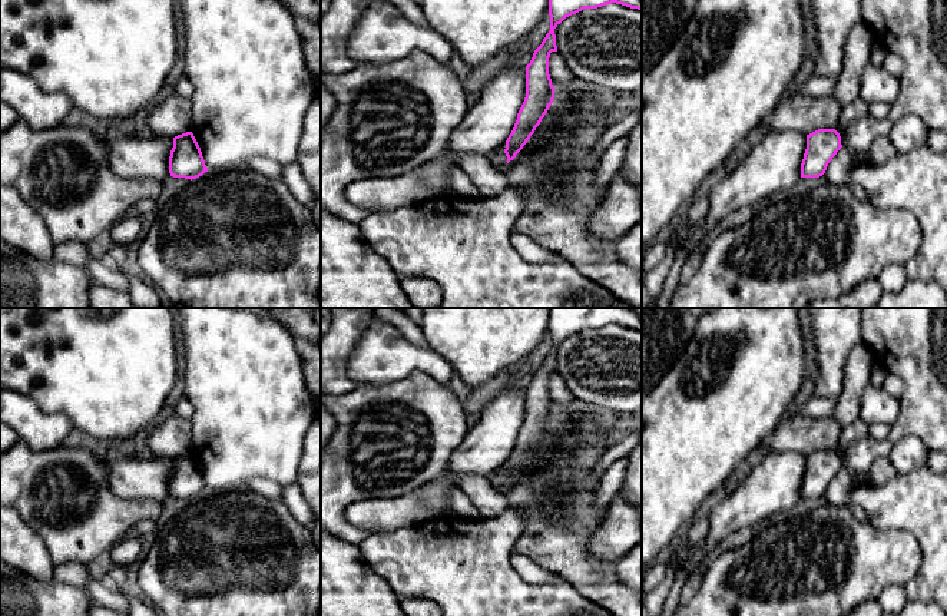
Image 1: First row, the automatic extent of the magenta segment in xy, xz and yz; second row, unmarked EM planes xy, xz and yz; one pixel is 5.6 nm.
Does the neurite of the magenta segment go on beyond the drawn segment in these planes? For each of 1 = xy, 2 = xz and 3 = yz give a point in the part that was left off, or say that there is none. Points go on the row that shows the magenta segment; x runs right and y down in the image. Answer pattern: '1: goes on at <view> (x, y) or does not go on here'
1: does not go on here
2: does not go on here
3: does not go on here

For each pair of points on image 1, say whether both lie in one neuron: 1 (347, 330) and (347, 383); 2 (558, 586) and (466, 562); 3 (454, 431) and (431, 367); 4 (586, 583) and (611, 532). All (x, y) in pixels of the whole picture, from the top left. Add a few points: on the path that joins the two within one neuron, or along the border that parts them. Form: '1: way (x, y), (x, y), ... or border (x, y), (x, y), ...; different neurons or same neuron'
1: way (340, 343), (340, 370); same neuron
2: way (535, 593), (497, 593), (489, 585); same neuron
3: border (403, 378), (413, 373), (426, 373), (447, 388); different neurons
4: border (599, 526), (589, 552), (615, 563); different neurons

